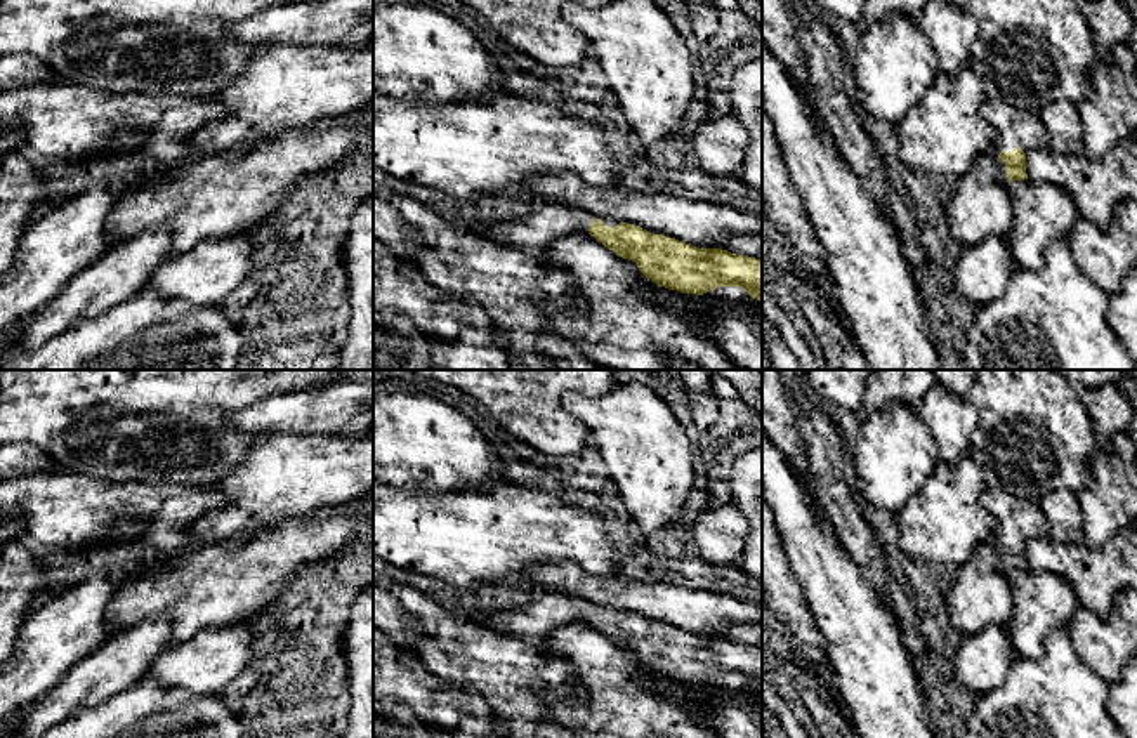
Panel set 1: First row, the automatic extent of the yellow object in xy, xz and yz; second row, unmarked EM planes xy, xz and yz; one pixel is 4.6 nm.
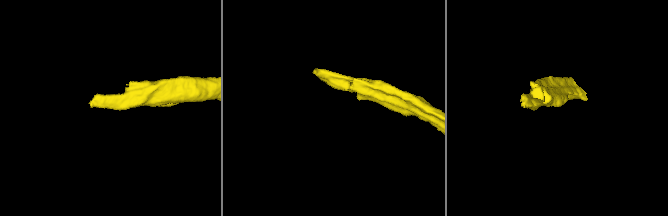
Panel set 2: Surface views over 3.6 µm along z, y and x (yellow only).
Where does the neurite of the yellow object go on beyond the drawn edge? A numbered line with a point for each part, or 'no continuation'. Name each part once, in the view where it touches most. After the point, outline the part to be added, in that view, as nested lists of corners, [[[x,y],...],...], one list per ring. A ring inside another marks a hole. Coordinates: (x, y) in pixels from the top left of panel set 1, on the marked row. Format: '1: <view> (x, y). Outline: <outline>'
1: yz (1014, 127). Outline: [[[986,99],[979,108],[981,116],[995,127],[996,130],[996,141],[991,146],[989,155],[996,160],[996,167],[1000,170],[1000,177],[1009,182],[1007,172],[1005,172],[1005,161],[998,158],[1002,151],[1012,151],[1015,148],[1021,148],[1026,155],[1031,151],[1045,149],[1048,148],[1048,132],[1040,118],[1038,113],[1028,111],[1028,109],[1017,109],[1010,106],[1005,101],[991,101]]]

